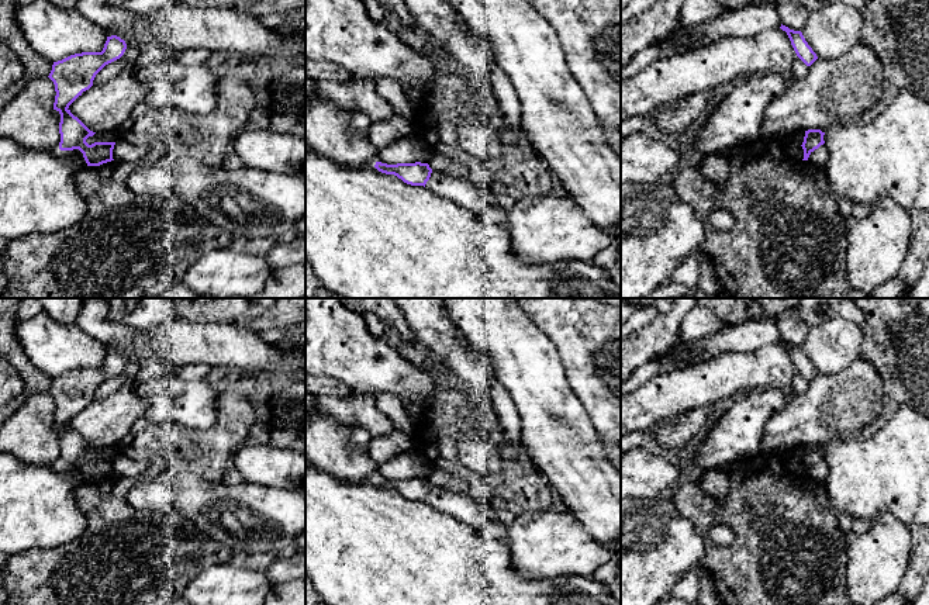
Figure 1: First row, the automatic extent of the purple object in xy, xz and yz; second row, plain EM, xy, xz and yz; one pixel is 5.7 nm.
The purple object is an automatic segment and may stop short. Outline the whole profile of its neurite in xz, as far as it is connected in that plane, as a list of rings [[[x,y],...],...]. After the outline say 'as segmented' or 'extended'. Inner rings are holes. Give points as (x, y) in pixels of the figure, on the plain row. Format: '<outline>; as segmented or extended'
[[[376,477],[374,483],[386,490],[394,490],[401,494],[404,498],[411,501],[424,501],[431,492],[432,484],[428,478],[397,478],[387,480],[381,477]]]; as segmented

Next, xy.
[[[117,350],[107,352],[107,356],[104,359],[104,363],[101,367],[82,367],[70,370],[62,376],[53,377],[52,386],[49,388],[49,394],[55,400],[55,418],[53,425],[56,425],[61,429],[61,438],[59,438],[59,449],[61,449],[61,457],[59,464],[61,466],[73,466],[79,464],[83,469],[83,473],[87,478],[87,481],[100,481],[103,478],[111,477],[113,474],[113,464],[115,457],[94,457],[89,460],[86,454],[89,452],[93,452],[96,447],[90,446],[77,432],[75,432],[69,421],[82,411],[83,407],[89,405],[93,401],[93,395],[96,390],[108,378],[120,374],[127,364],[127,359],[124,355],[121,355]]]; as segmented

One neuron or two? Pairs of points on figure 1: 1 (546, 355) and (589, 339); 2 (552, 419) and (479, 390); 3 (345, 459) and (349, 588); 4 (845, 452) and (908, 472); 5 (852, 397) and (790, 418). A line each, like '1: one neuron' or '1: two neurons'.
1: two neurons
2: two neurons
3: two neurons
4: one neuron
5: one neuron

